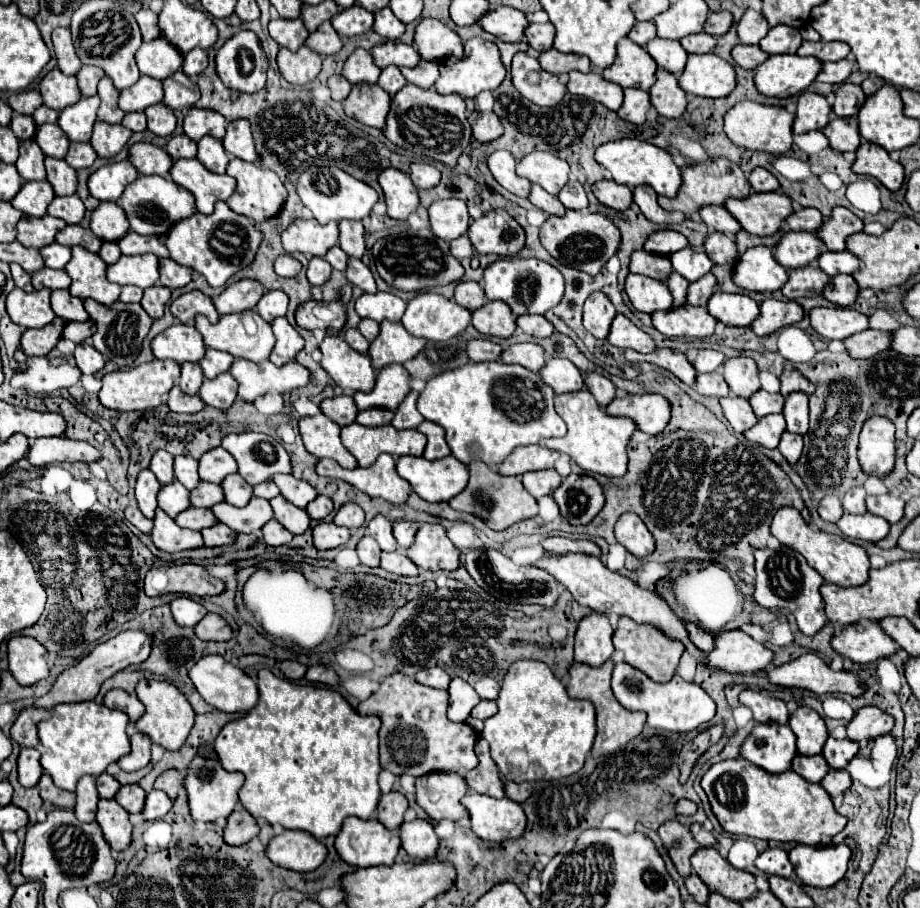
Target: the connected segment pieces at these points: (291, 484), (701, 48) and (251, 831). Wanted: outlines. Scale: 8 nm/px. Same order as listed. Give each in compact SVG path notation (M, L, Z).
M277 474L273 478L273 482L279 486L281 494L291 504L295 504L297 508L307 508L309 500L315 500L319 496L317 490L311 484L307 484L305 480L299 480L299 478L291 476L291 474Z
M699 32L699 34L685 36L685 38L681 38L679 42L681 42L681 46L683 46L689 54L707 54L707 52L713 52L713 48L715 48L715 44L717 44L717 38L705 34L705 32Z
M235 810L227 818L227 826L223 830L223 840L229 846L241 846L241 844L247 844L251 838L255 838L257 834L259 834L257 820L253 816L249 816L245 810Z

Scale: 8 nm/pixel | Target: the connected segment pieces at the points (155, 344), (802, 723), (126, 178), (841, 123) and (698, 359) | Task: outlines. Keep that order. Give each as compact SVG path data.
M173 324L171 328L157 334L151 342L153 356L157 360L175 360L177 364L185 362L201 362L207 348L201 340L201 334L187 324Z
M799 706L789 716L789 726L793 734L797 736L797 752L799 754L819 754L825 740L827 740L827 728L823 718L809 706Z
M129 160L105 164L91 174L89 194L101 202L117 202L125 186L131 184L131 180L137 176L139 174L133 168L133 164L129 164Z
M833 118L823 128L823 134L827 136L829 146L837 152L855 152L855 148L861 144L855 118Z
M689 350L687 358L689 358L689 362L695 366L695 370L699 374L715 372L725 362L725 356L721 352L717 352L717 350Z

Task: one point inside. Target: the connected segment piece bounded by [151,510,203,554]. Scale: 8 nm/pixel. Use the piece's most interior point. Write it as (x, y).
(167, 536)

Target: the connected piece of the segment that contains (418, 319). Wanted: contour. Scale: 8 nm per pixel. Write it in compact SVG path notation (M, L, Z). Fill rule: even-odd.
M421 292L409 300L403 326L421 338L443 342L461 334L471 322L471 312L441 294Z

